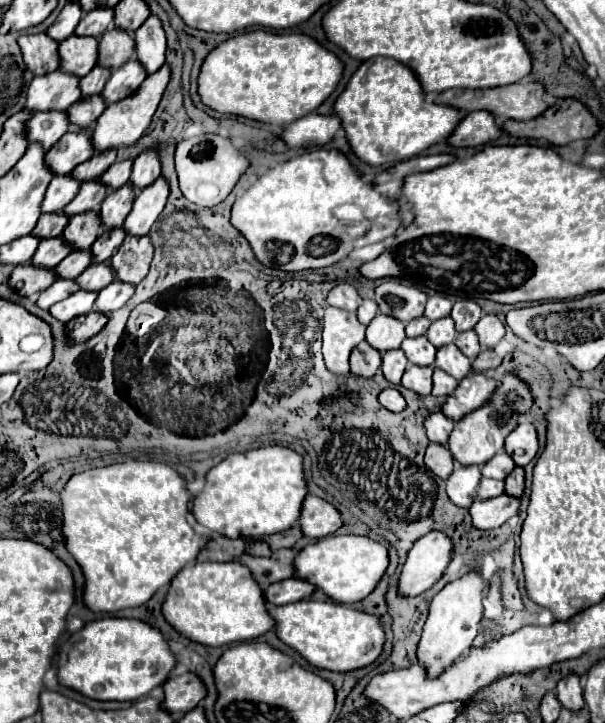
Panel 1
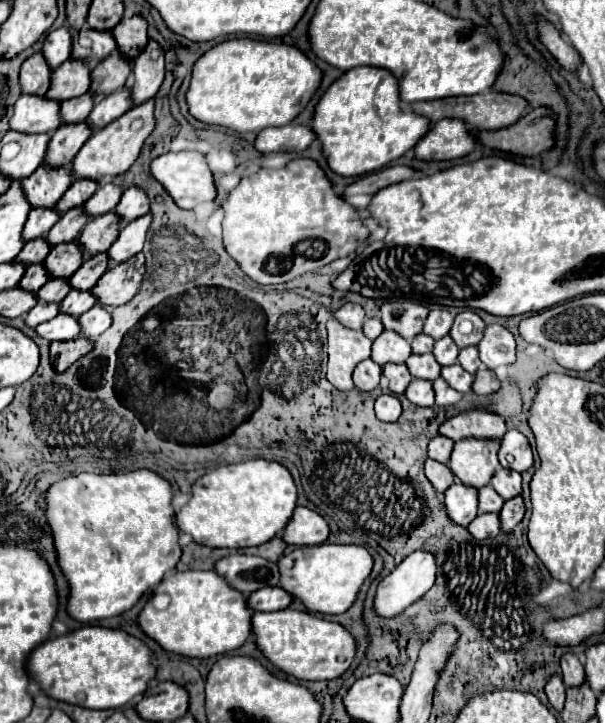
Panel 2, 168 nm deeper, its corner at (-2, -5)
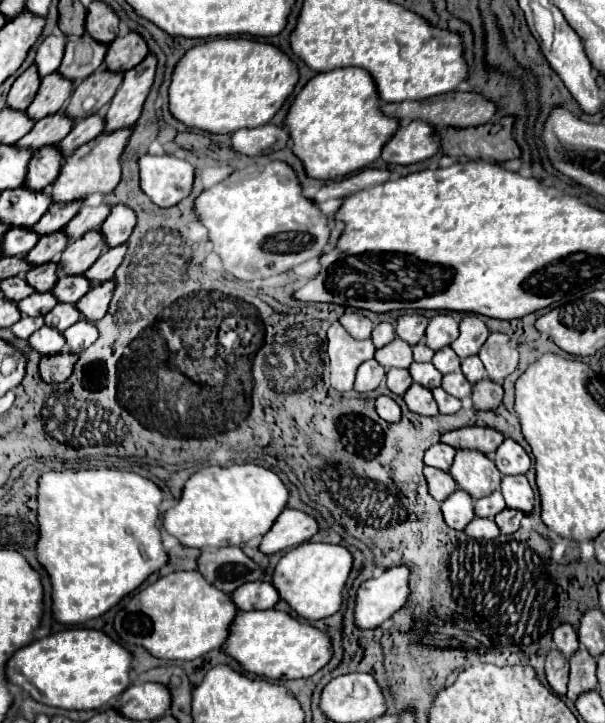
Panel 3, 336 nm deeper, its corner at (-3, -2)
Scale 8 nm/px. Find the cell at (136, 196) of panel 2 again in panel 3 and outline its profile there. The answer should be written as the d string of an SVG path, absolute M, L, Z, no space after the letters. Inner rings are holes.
M118 204L116 208L112 208L110 216L100 226L100 234L104 236L106 246L114 248L130 238L134 226L136 226L136 214L128 206Z

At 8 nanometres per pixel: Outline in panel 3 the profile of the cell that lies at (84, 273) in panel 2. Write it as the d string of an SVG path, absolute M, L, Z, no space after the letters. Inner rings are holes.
M60 276L52 294L56 296L58 302L76 304L88 292L88 288L90 284L84 276Z

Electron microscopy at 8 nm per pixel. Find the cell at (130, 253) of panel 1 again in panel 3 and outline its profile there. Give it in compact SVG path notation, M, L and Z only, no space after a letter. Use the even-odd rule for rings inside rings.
M114 280L106 282L106 284L100 284L96 288L92 288L90 292L86 292L78 302L76 302L76 308L80 310L80 314L86 318L86 320L100 320L104 318L106 310L108 310L108 304L112 300L112 292L114 292Z

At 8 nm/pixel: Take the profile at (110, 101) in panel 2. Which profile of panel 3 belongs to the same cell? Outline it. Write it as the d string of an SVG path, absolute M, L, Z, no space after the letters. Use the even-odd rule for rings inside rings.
M100 114L88 116L84 120L80 120L78 124L74 124L70 134L64 140L60 140L60 144L56 144L56 148L62 152L62 156L70 156L76 148L80 148L82 144L86 144L92 138L96 138L98 134L102 134L102 130L104 130L104 116L100 116Z

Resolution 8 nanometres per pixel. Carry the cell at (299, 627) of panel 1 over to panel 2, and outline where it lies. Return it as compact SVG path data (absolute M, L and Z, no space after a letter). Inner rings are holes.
M283 609L273 613L253 613L251 623L257 647L263 651L263 655L275 667L301 681L337 679L351 667L355 659L357 641L353 639L353 635L341 623L335 623L323 615Z

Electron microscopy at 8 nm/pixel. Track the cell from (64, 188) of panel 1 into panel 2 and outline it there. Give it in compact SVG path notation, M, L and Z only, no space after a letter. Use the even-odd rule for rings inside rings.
M41 207L33 209L33 211L29 213L27 225L25 225L25 229L23 229L25 241L31 241L31 239L35 239L35 237L45 237L47 231L57 223L59 217L61 217L61 215L59 215L55 209L41 209Z

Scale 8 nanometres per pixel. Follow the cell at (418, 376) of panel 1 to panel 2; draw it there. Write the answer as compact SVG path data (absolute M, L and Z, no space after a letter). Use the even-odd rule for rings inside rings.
M413 379L409 383L409 387L405 389L405 397L419 405L419 407L431 407L435 405L435 393L433 393L433 381L427 381L427 379Z

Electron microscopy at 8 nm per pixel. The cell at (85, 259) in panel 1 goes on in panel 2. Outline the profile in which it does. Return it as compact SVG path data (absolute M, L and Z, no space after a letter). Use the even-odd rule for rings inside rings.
M49 279L49 281L37 291L37 297L43 299L43 301L63 301L69 291L71 291L69 279Z

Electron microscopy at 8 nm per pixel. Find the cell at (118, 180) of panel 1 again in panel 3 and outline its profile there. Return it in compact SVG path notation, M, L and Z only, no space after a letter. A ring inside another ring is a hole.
M100 204L100 206L82 206L78 210L78 214L70 220L70 224L64 226L64 232L66 232L68 240L78 240L86 232L98 230L100 224L108 218L108 214L110 214L110 208L106 204Z

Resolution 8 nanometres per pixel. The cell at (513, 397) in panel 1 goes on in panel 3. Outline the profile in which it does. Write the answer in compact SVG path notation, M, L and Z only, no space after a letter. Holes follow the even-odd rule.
M458 450L450 474L460 490L468 492L474 500L498 490L502 476L490 458L476 450Z

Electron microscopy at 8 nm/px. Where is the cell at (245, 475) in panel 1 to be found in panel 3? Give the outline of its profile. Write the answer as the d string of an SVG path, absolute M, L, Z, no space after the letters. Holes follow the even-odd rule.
M234 464L228 468L206 466L192 474L180 500L162 514L162 526L188 548L238 546L264 536L288 502L288 488L268 468L258 464Z

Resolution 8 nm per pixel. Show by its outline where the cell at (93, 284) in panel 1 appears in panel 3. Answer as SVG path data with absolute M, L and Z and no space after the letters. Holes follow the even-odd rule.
M56 304L46 316L44 324L50 328L56 328L58 332L64 332L72 324L76 324L82 318L82 314L76 310L74 304Z

